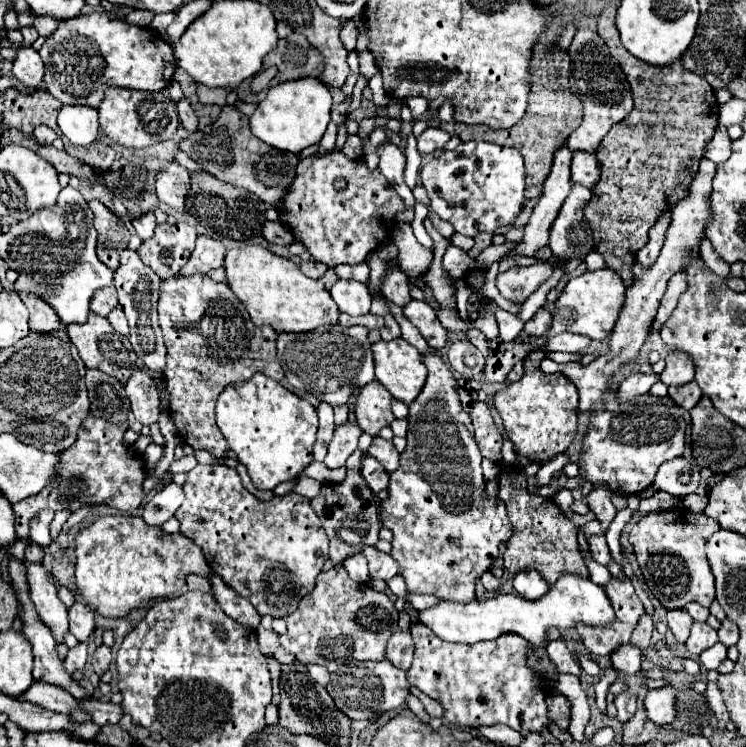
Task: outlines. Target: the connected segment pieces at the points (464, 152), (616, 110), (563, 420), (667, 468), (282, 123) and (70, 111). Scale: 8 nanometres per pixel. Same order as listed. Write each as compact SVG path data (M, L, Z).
M468 141L460 143L454 151L444 151L440 157L430 159L422 173L422 185L428 191L430 207L432 211L452 223L452 227L468 237L474 237L478 231L494 231L502 225L508 225L512 219L520 215L522 209L522 199L524 199L524 159L514 147L498 147L494 143L484 143L484 141Z
M580 27L568 55L572 59L570 67L570 91L582 101L584 105L584 119L582 125L568 137L566 145L570 151L586 151L594 153L602 141L602 137L610 131L612 125L620 123L630 111L632 111L632 93L630 85L626 81L626 75L622 73L620 65L614 63L606 43L602 43L600 35L592 29Z
M534 351L524 359L524 375L494 395L494 407L504 423L504 435L514 443L516 455L528 457L536 463L546 463L564 453L576 435L576 387L558 373L548 375L540 369L542 351Z
M678 457L678 459L666 461L658 469L656 481L652 487L666 491L674 497L686 497L696 491L698 483L700 483L700 471L692 467L692 463L688 463L684 457Z
M298 79L270 87L266 99L260 101L256 111L248 117L248 125L250 131L266 145L290 153L300 153L302 149L320 143L326 125L330 123L330 107L332 95L320 79Z
M64 105L58 113L58 127L74 145L90 145L98 135L98 111L82 105Z

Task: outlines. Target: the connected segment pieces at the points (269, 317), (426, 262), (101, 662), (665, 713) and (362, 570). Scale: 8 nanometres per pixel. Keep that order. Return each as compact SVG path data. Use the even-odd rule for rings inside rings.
M262 245L230 249L226 253L224 267L230 289L244 303L250 313L250 319L258 327L270 325L278 333L304 333L316 329L318 323L332 325L334 319L338 319L340 315L322 281L306 277L296 263L270 253Z
M408 223L398 225L396 227L398 233L392 233L392 241L398 249L398 266L408 277L418 277L422 273L428 273L430 265L432 265L432 253L422 247L414 233L412 227Z
M100 645L94 651L94 659L92 659L92 667L94 667L94 671L96 671L98 677L102 677L108 671L110 661L112 661L112 649L106 647L106 645Z
M662 687L662 689L652 689L644 697L644 709L646 715L652 723L656 725L668 725L676 717L674 709L674 689L672 687Z
M362 553L346 557L344 563L342 563L342 567L350 575L350 579L354 579L356 583L366 583L370 579L368 577L368 567L366 567L366 557Z

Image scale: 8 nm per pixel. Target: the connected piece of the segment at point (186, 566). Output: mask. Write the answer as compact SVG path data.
M98 517L76 535L78 593L102 617L122 619L150 599L172 599L182 593L190 573L205 578L211 574L200 547L182 535L166 535L160 527L146 525L142 517Z

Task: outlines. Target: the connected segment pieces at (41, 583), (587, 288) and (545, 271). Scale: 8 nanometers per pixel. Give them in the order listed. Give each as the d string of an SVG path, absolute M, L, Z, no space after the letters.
M26 561L26 581L30 599L42 617L42 621L52 631L56 643L62 643L64 635L68 633L68 611L58 599L58 587L44 563L30 563Z
M612 269L586 271L578 277L572 277L566 283L562 295L554 303L554 323L552 323L552 329L546 333L546 337L568 331L568 333L586 335L596 341L604 341L614 329L624 293L626 293L626 287L624 287L620 275L614 273Z
M538 261L528 267L512 267L506 273L500 273L496 279L496 287L502 297L514 303L524 303L524 299L528 299L550 275L552 263Z

